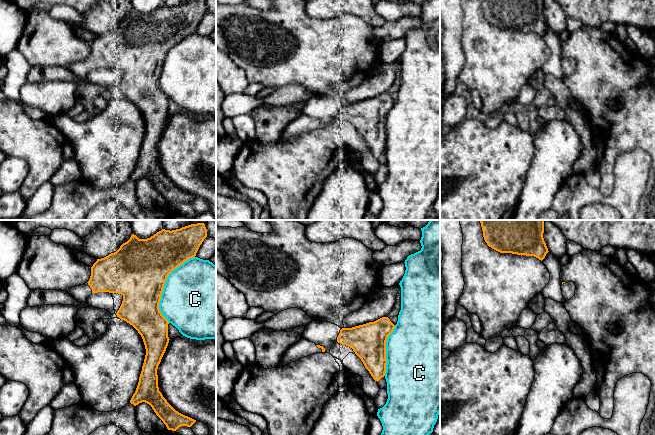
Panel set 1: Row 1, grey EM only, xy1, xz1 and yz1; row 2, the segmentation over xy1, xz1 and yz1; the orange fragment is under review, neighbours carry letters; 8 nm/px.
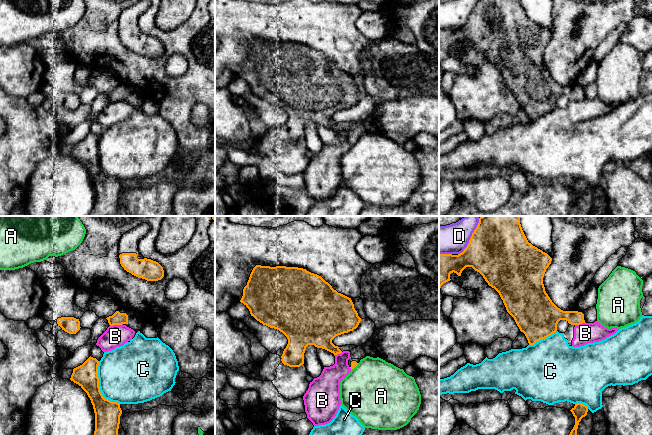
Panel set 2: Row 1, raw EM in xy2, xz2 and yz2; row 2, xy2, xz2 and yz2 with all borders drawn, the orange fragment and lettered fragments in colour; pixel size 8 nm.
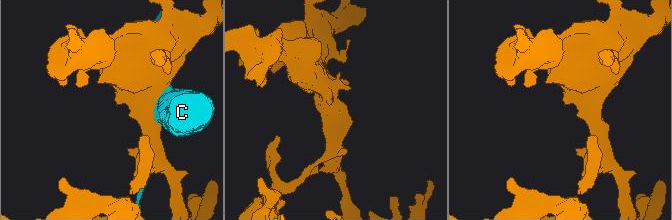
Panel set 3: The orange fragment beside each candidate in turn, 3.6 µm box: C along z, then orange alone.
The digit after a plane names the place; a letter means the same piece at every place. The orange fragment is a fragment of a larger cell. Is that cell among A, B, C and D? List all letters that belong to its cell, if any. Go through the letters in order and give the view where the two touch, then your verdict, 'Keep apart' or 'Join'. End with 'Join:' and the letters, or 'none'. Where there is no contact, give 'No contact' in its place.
A: Touches orange in xz2. Keep apart
B: Touches orange in xy2. Keep apart
C: Touches orange in xy1. Keep apart
D: Touches orange in yz2. Keep apart
Join: none

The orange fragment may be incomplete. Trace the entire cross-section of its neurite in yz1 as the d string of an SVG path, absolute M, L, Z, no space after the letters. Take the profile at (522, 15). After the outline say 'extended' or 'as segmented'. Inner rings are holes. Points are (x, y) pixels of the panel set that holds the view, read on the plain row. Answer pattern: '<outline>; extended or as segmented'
M481 0L485 18L500 29L534 32L543 36L549 28L543 14L544 0Z; as segmented

